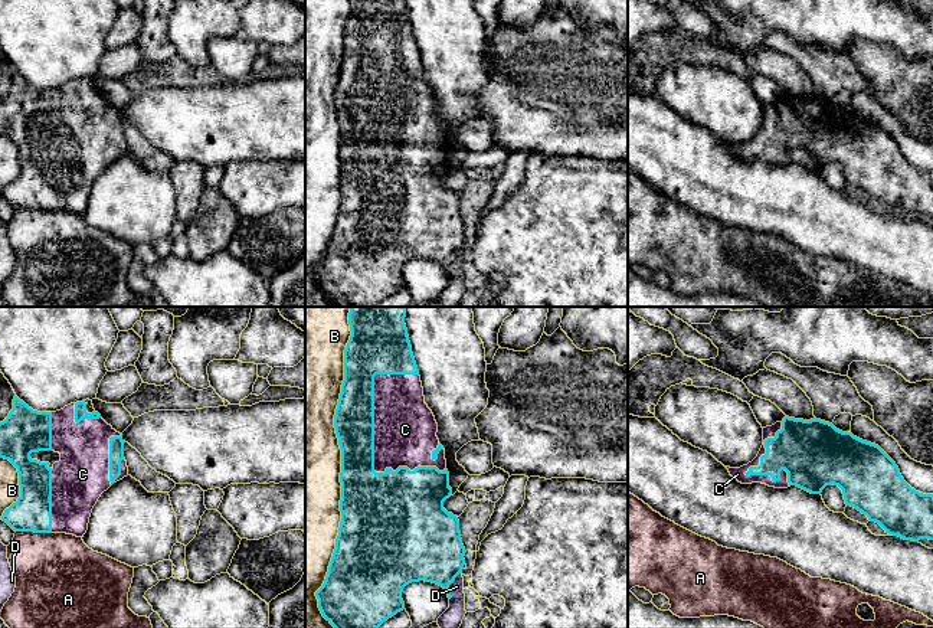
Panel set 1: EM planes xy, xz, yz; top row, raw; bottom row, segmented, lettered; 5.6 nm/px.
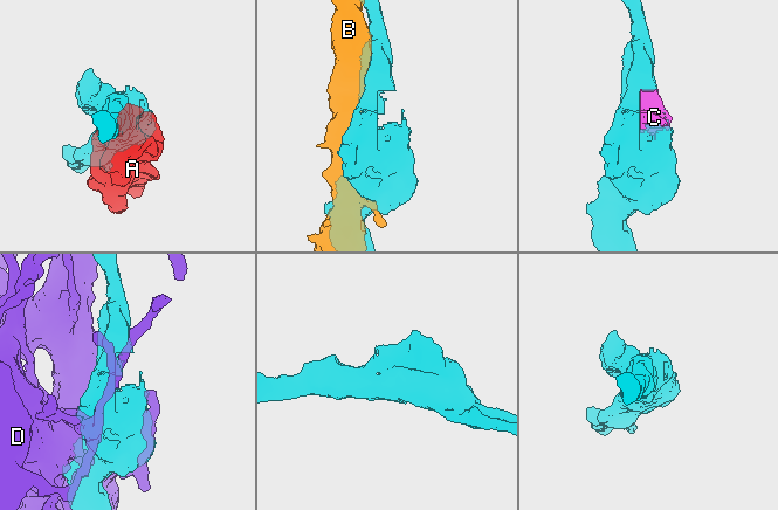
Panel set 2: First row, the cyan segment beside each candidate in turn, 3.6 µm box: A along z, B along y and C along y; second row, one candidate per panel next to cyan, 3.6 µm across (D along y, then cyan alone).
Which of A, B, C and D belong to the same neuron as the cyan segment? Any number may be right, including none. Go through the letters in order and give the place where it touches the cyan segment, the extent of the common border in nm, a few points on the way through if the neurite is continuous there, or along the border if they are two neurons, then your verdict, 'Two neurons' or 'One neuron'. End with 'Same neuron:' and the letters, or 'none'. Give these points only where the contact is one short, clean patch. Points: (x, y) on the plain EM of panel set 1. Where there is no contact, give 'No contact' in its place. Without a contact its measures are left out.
A: Touches cyan at xy (33, 208). Shared border 200 nm. Two neurons
B: Touches cyan at xz (340, 153). Shared border 1700 nm. Two neurons
C: Touches cyan at xz (373, 134). Shared border 650 nm. One neuron
D: Touches cyan at xz (448, 264). Shared border 170 nm. Two neurons
Same neuron: C

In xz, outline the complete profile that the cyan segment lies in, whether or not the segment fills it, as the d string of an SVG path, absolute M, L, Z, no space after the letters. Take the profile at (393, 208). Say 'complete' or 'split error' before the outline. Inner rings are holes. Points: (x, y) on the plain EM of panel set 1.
split error; M348 0L350 17L344 27L344 58L341 71L334 92L334 105L341 127L341 177L340 189L341 199L338 213L335 216L335 226L328 243L328 249L323 264L315 269L318 285L323 294L335 307L377 307L384 298L405 287L402 277L403 265L412 259L432 259L442 264L451 277L449 262L455 255L462 251L465 242L465 225L462 222L459 197L452 190L443 186L443 179L451 174L452 166L449 164L449 150L446 147L445 127L436 114L438 101L432 88L425 81L423 65L419 48L412 30L412 23L407 13L405 0Z

